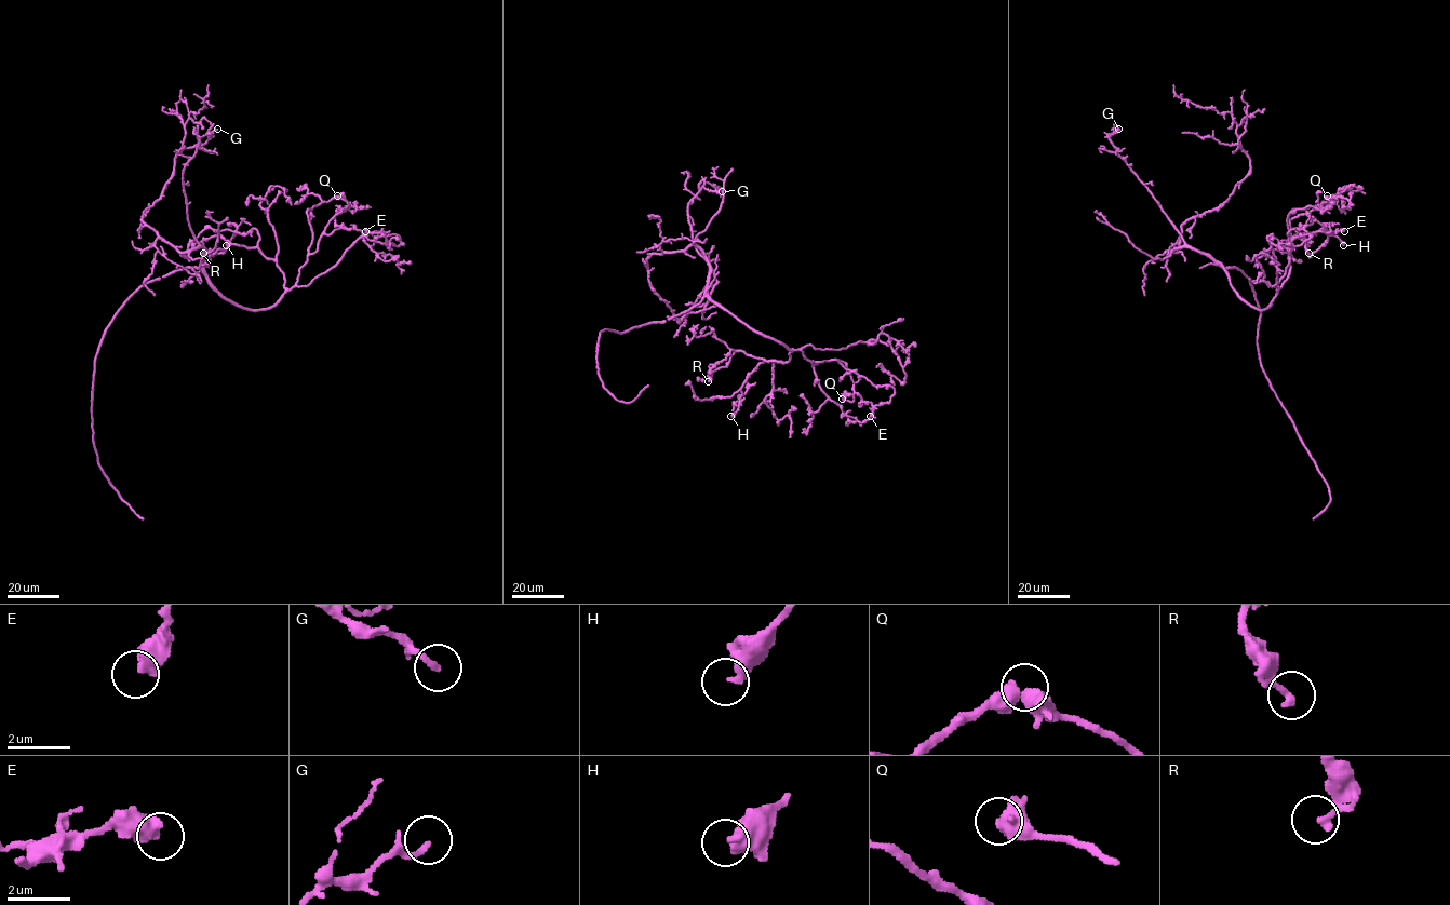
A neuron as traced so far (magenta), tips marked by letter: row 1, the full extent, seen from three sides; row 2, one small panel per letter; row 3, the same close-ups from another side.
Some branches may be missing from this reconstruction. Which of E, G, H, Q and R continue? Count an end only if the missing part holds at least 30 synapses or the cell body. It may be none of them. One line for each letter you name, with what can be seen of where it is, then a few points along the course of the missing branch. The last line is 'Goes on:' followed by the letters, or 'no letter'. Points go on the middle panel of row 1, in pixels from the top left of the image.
Goes on: no letter

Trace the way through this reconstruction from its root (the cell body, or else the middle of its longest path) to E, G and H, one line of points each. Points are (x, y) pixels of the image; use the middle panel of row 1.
E: (702, 297), (810, 361), (836, 360), (875, 386), (890, 385), (890, 401), (876, 405), (870, 416)
G: (702, 297), (709, 264), (693, 241), (688, 205), (705, 181), (722, 191)
H: (702, 297), (791, 350), (790, 360), (784, 362), (763, 359), (743, 383), (738, 409), (730, 416)

